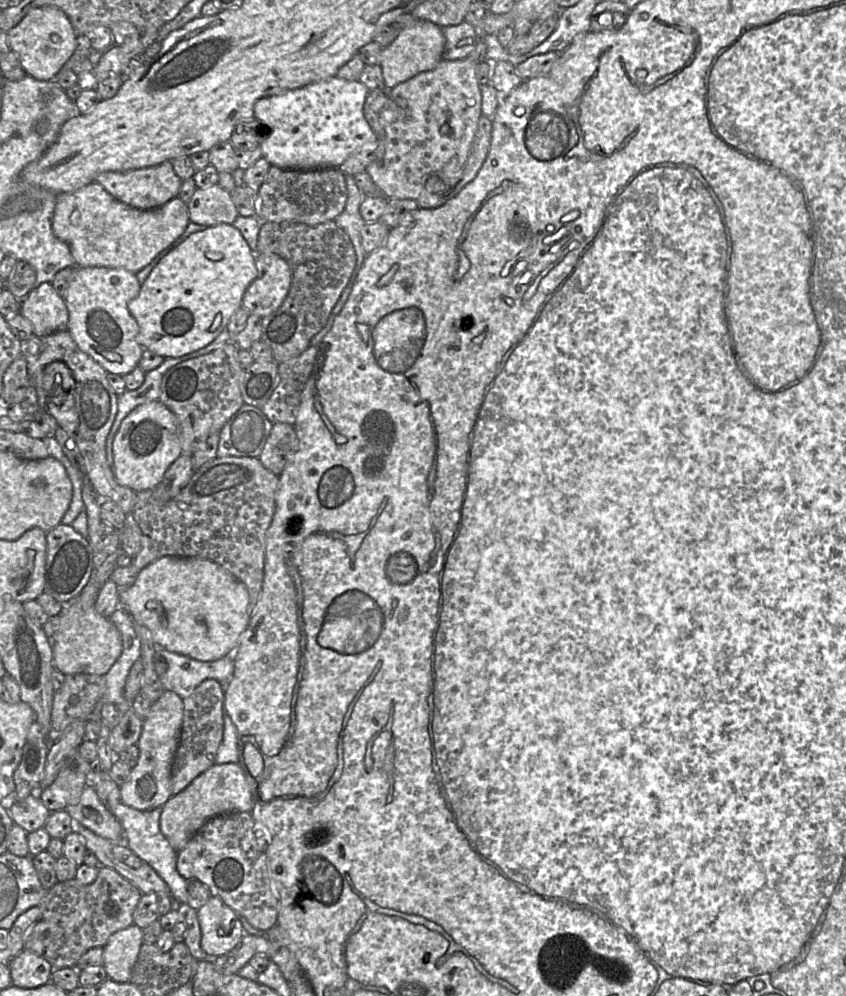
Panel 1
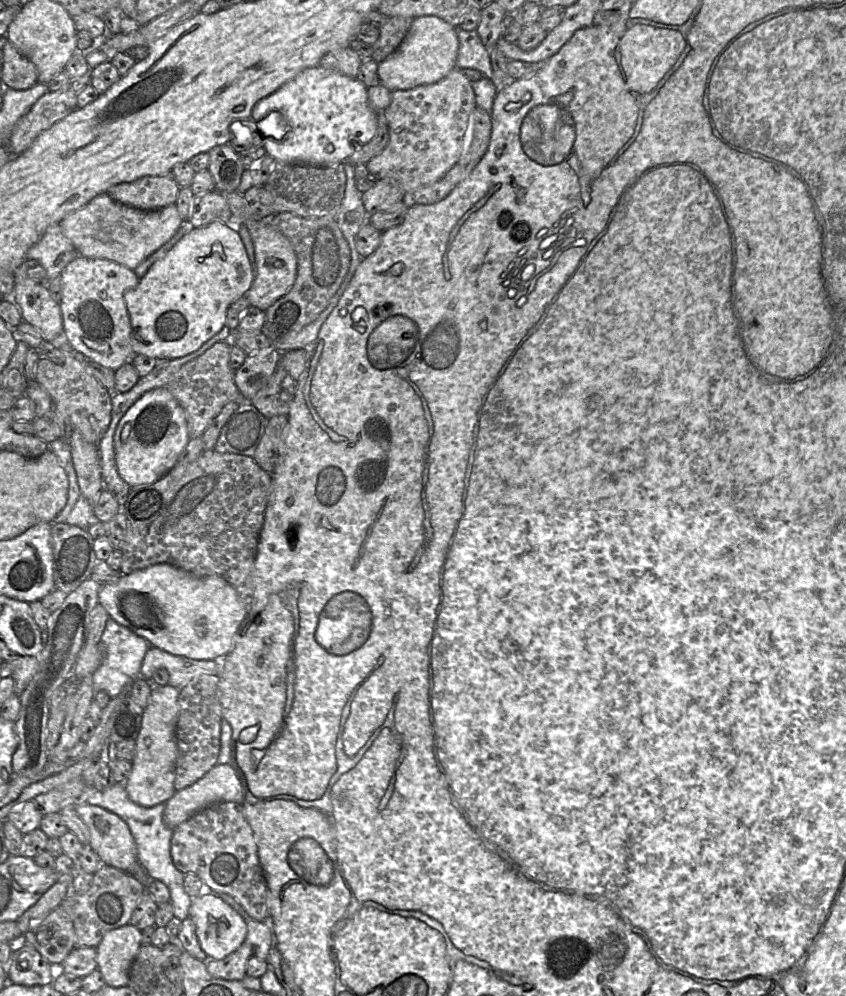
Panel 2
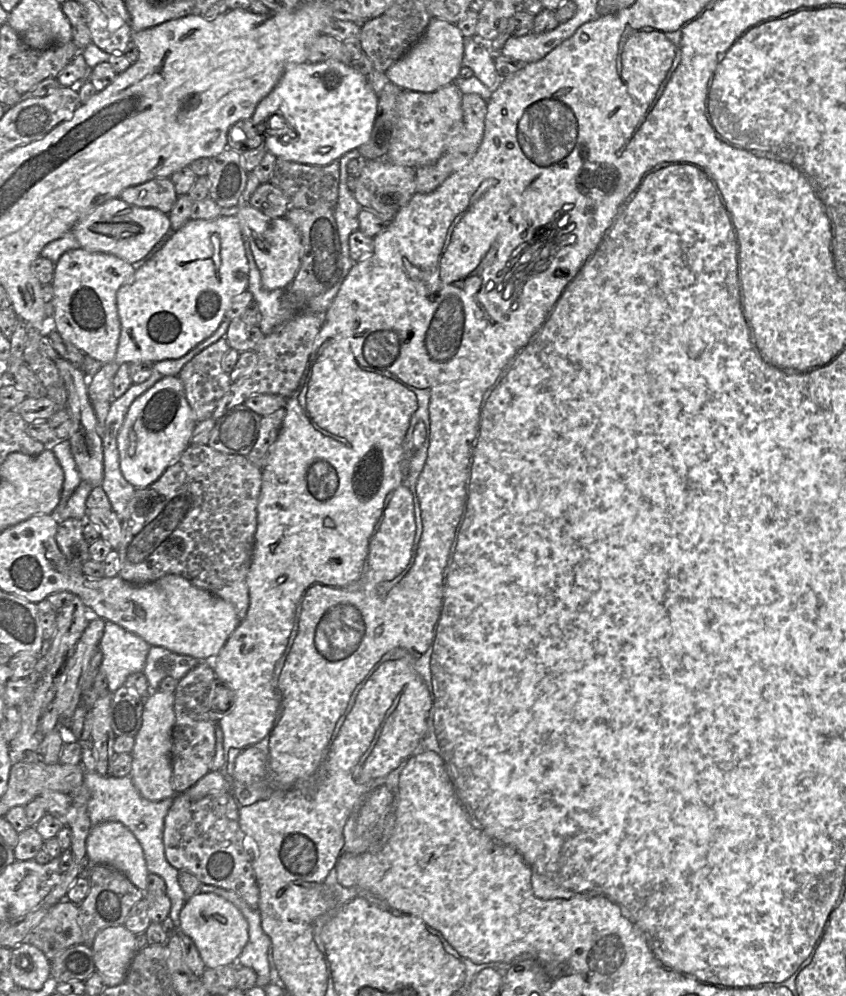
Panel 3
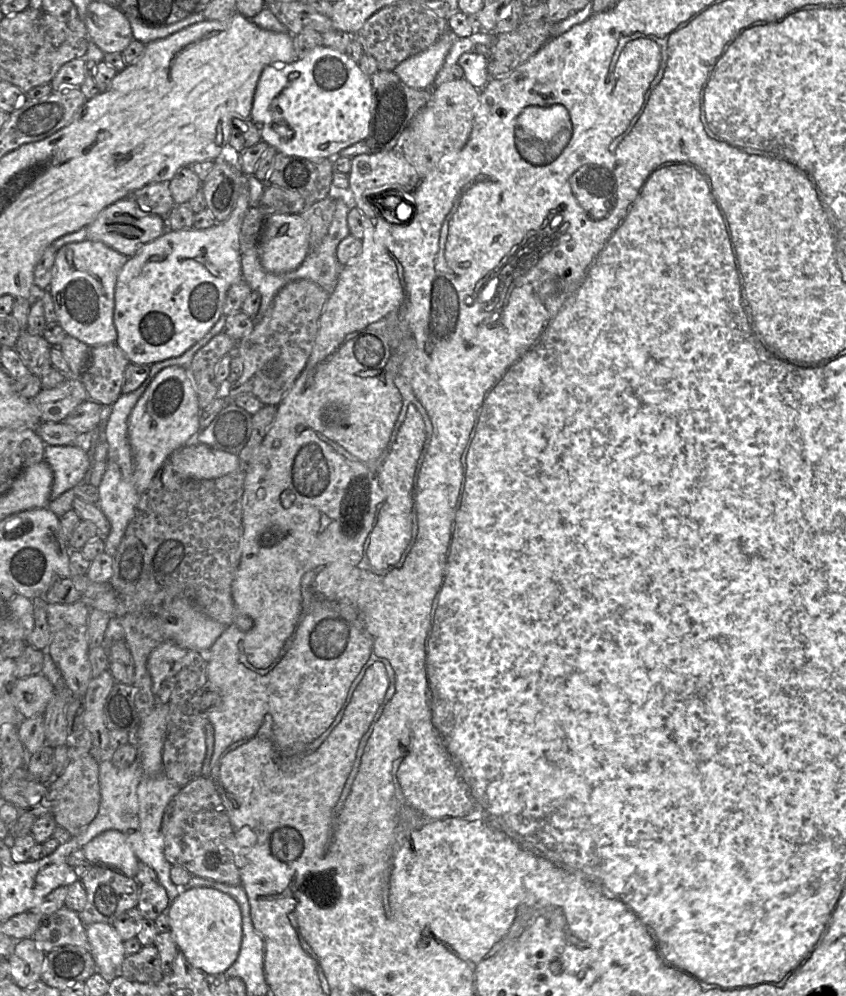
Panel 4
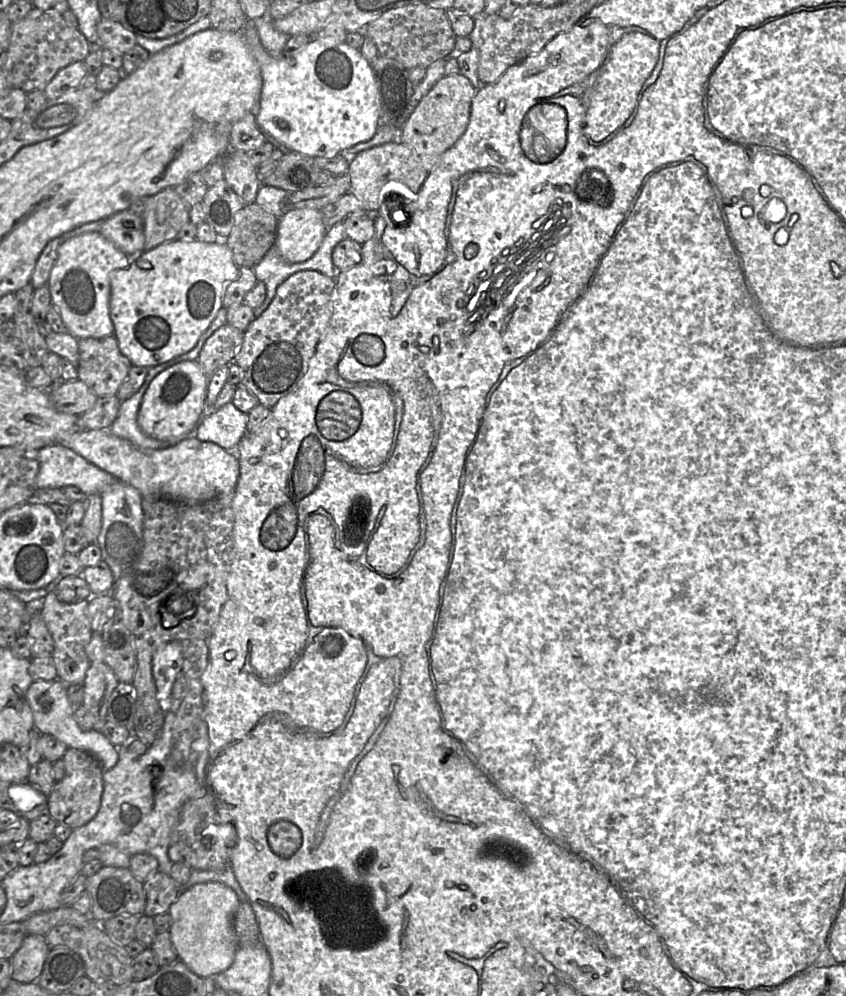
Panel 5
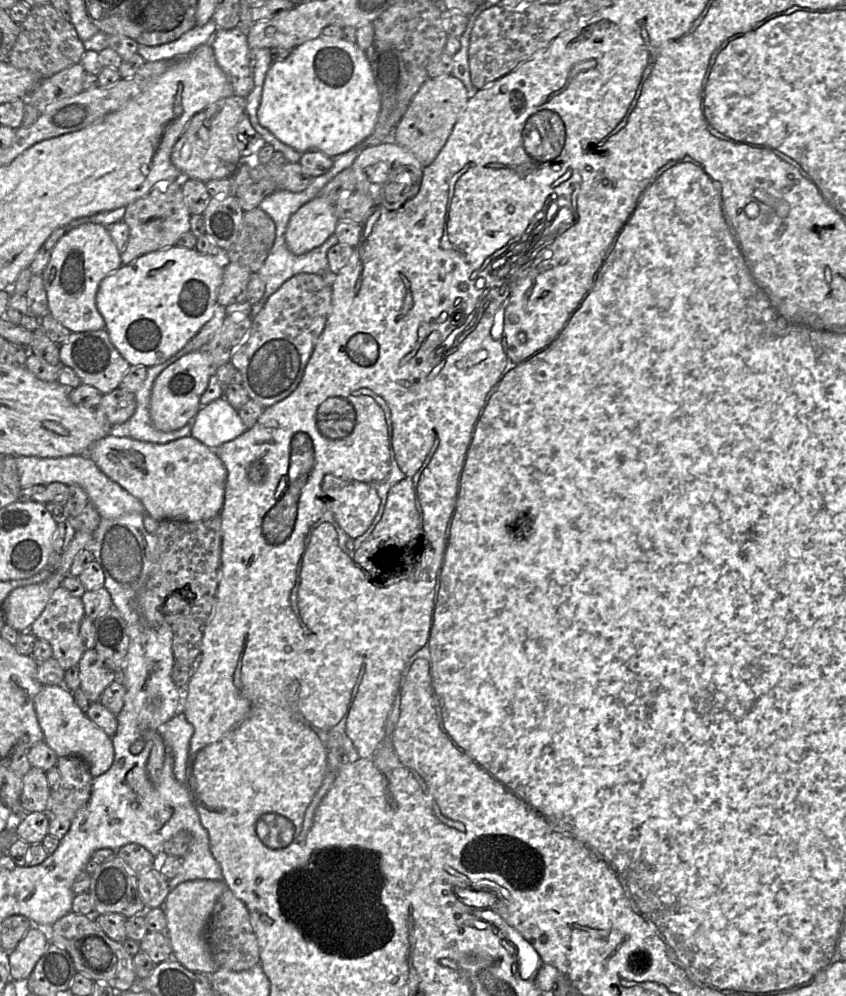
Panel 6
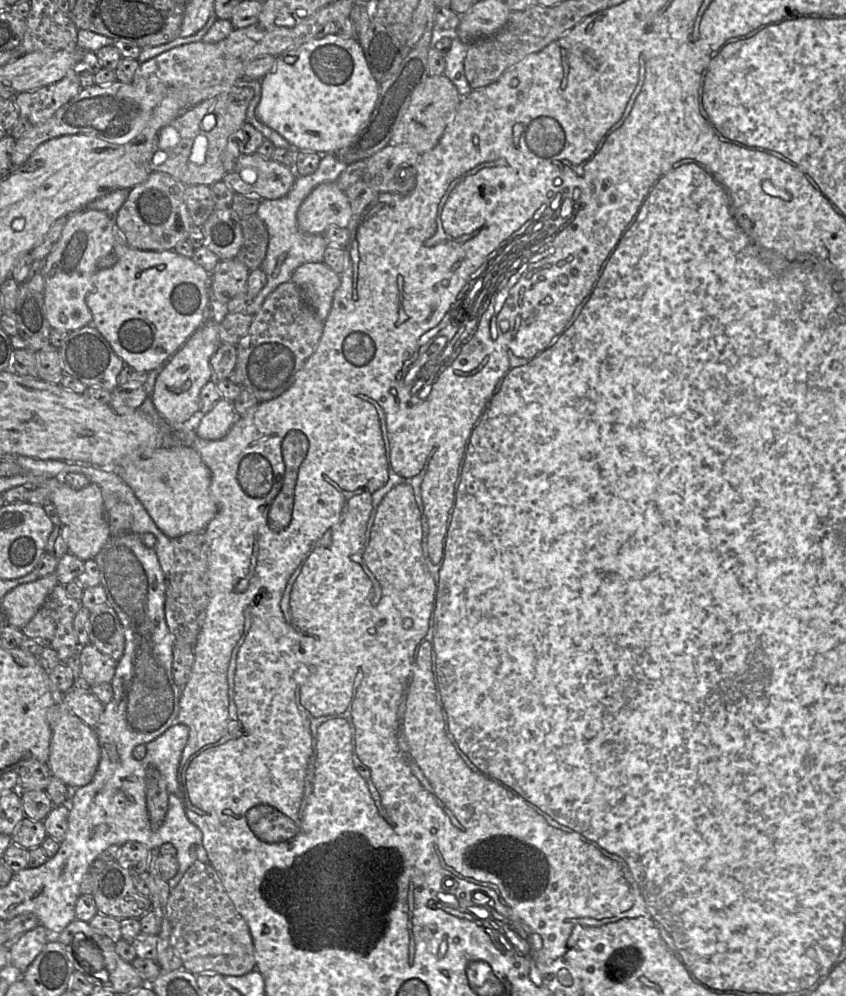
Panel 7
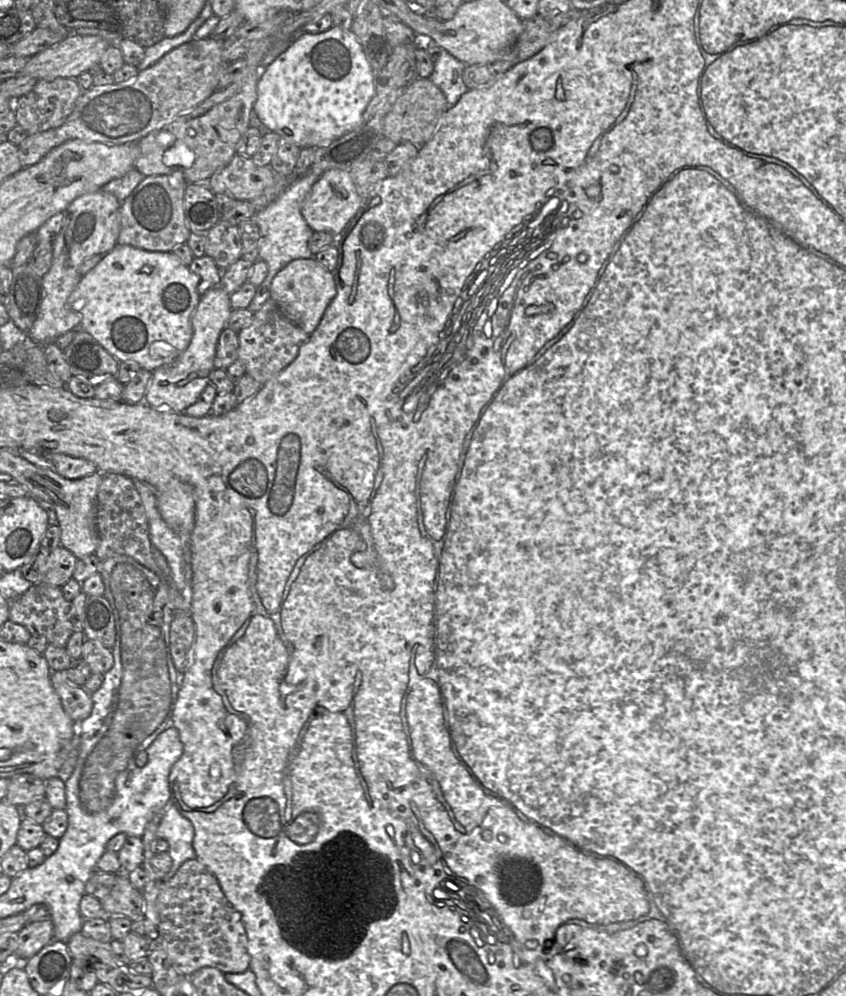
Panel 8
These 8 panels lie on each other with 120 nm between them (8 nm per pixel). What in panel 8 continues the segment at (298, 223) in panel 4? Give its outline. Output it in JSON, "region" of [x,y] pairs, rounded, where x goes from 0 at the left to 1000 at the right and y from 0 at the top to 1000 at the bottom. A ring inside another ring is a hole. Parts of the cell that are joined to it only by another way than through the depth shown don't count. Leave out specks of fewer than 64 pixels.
{"region":[[[389,170],[370,185],[362,196],[356,215],[371,233],[388,233],[394,237],[403,236],[429,207],[430,200],[421,191],[414,171]]]}

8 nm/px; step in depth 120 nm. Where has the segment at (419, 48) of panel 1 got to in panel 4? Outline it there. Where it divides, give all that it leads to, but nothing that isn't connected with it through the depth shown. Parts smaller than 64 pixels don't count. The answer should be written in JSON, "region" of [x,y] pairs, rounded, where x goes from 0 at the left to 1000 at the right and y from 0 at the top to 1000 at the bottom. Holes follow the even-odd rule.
{"region":[[[533,30],[506,49],[474,62],[465,72],[483,87],[507,90],[539,37]]]}

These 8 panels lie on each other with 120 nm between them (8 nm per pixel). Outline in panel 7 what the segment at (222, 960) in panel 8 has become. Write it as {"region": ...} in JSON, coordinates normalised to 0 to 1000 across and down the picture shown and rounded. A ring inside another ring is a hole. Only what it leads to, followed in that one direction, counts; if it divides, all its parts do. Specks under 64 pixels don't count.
{"region":[[[232,864],[212,887],[202,892],[197,907],[202,948],[215,965],[215,971],[228,978],[254,975],[261,979],[285,980],[301,973],[299,943],[296,933],[270,900],[260,880],[248,866]]]}

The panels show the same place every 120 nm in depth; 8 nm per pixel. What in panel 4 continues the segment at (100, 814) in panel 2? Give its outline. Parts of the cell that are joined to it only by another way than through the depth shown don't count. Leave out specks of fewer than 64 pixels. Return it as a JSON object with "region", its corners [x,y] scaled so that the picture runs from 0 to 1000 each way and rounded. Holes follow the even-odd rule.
{"region":[[[125,833],[98,850],[102,863],[111,868],[132,871],[148,880],[160,882],[164,863],[149,839],[139,833]]]}

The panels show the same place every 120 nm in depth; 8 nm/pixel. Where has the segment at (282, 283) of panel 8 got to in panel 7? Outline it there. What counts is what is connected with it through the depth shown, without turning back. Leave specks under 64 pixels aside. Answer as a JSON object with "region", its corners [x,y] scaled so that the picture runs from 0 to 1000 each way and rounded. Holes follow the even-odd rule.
{"region":[[[382,263],[361,264],[346,273],[344,282],[357,290],[368,309],[383,322],[402,286],[401,276]]]}

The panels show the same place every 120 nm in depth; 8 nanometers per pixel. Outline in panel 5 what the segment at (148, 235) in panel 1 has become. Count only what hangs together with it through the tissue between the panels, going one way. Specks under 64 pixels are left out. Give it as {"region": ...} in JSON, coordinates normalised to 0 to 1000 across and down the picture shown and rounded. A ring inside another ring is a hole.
{"region":[[[154,210],[125,219],[117,233],[151,257],[165,256],[171,252],[168,218]]]}

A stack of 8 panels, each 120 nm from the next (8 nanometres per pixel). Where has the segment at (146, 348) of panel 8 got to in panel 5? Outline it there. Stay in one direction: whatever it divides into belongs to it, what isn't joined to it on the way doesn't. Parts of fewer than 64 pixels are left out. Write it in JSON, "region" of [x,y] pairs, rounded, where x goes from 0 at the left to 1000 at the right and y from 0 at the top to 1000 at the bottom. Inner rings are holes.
{"region":[[[203,241],[184,247],[181,250],[168,253],[165,256],[154,256],[156,263],[151,268],[134,273],[130,280],[130,301],[129,312],[135,326],[135,335],[143,354],[152,360],[156,366],[163,368],[180,369],[203,360],[220,355],[233,345],[236,337],[246,330],[252,320],[262,307],[262,296],[266,287],[279,280],[283,275],[283,268],[277,264],[274,253],[267,245],[267,241],[259,241],[253,244],[228,242]]]}

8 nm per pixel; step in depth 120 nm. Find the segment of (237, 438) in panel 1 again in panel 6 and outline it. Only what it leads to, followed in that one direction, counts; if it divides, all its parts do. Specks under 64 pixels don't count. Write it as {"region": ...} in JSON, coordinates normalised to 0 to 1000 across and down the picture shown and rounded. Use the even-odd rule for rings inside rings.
{"region":[[[258,400],[238,408],[229,420],[226,438],[249,451],[277,442],[288,435],[281,413],[265,400]]]}

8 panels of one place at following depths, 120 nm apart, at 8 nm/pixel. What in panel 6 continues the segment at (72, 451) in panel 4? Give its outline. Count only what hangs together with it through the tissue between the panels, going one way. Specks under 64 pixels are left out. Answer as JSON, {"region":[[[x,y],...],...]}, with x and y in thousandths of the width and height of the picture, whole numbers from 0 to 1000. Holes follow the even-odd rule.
{"region":[[[103,457],[47,460],[41,458],[18,459],[25,489],[57,487],[72,484],[92,487],[102,494],[105,504],[116,512],[121,520],[136,521],[151,515],[173,516],[169,506],[139,485],[126,479]]]}

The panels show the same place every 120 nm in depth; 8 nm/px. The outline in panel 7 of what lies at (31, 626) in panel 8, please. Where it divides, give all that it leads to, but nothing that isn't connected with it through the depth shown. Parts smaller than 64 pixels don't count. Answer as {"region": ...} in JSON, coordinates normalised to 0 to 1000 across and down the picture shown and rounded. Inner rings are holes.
{"region":[[[69,585],[41,618],[25,633],[31,640],[40,641],[52,649],[63,651],[72,665],[78,664],[95,650],[86,630],[86,622],[96,608],[96,603],[84,600],[77,588]]]}

